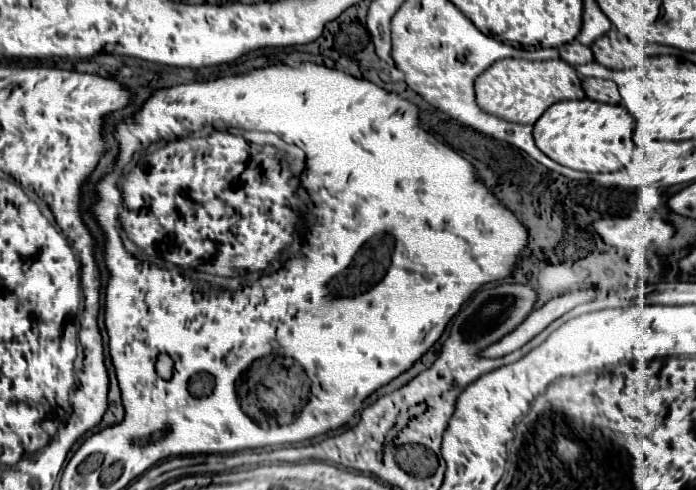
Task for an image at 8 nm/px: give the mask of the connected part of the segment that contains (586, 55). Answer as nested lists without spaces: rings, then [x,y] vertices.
[[[577,40],[571,42],[571,44],[563,44],[559,48],[559,54],[563,60],[567,60],[571,66],[581,66],[581,64],[587,64],[593,60],[593,52],[589,46],[583,46],[579,44]]]

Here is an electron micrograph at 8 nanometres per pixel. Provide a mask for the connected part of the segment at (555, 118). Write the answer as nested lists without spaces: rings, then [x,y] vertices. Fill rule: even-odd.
[[[565,100],[553,104],[533,126],[537,148],[561,166],[597,174],[617,172],[631,162],[633,154],[633,120],[627,108],[595,102],[595,100]]]

